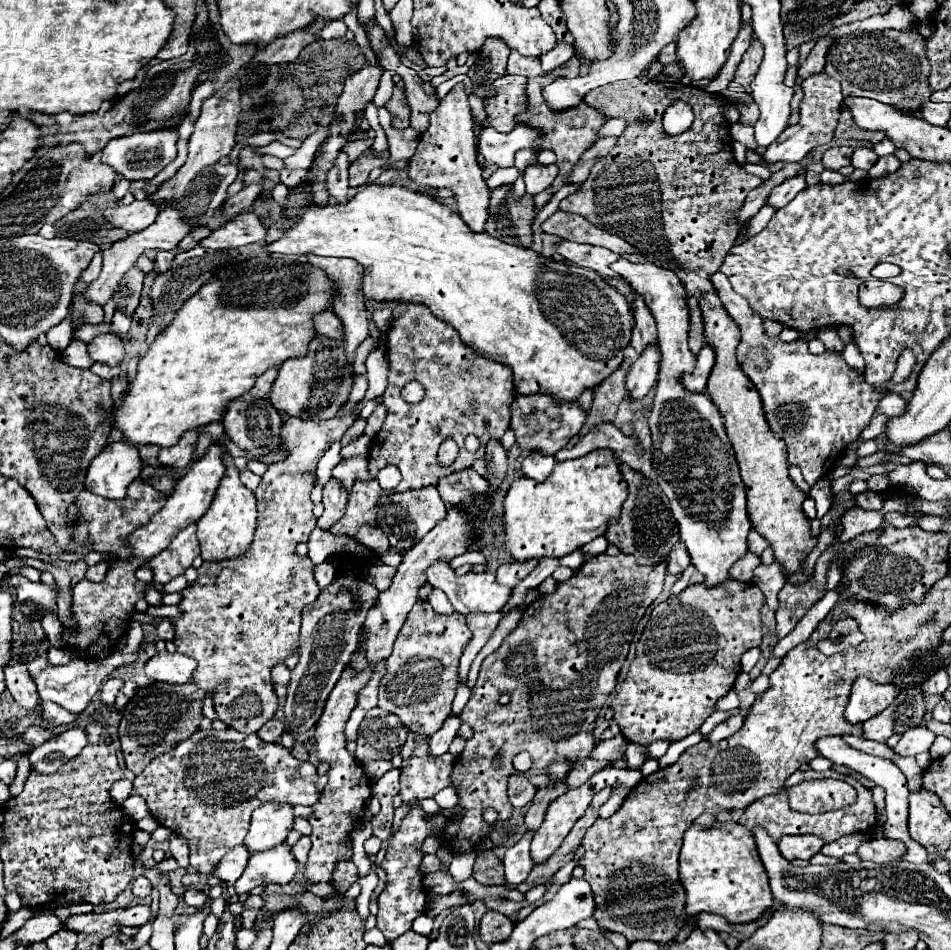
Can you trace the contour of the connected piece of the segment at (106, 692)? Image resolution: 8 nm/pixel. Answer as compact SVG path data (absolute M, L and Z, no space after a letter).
M108 679L108 681L104 681L102 691L100 691L100 697L102 697L102 701L104 701L106 705L112 705L112 703L114 703L116 693L120 691L122 683L124 683L124 681L120 681L120 679Z

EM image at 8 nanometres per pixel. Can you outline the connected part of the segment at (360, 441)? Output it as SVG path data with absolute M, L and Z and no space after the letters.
M362 433L356 441L352 441L350 445L346 445L346 447L340 451L342 459L354 457L354 455L366 455L368 449L370 449L370 441L372 441L372 437L368 437L366 433Z

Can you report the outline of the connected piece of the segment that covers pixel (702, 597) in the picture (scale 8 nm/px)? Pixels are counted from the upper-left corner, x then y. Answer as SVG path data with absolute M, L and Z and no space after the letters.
M728 579L716 587L692 585L680 595L672 595L670 599L658 603L652 609L650 621L646 623L636 647L636 651L644 653L632 661L620 693L610 703L614 709L614 721L620 725L622 735L632 743L648 747L660 739L680 741L696 731L706 721L706 717L712 715L716 701L734 687L736 675L740 673L742 653L762 643L762 605L764 595L756 585L734 579Z

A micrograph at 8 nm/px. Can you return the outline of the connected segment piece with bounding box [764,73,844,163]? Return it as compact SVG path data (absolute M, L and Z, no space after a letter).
M816 73L810 75L808 79L804 79L800 83L802 91L804 91L804 99L800 103L800 121L796 125L790 125L782 131L782 135L766 149L764 153L764 161L772 163L772 161L800 161L804 155L808 155L814 147L818 145L826 145L832 141L834 137L834 129L838 125L838 115L840 115L840 99L844 99L842 91L840 91L840 83L830 77L828 73Z

